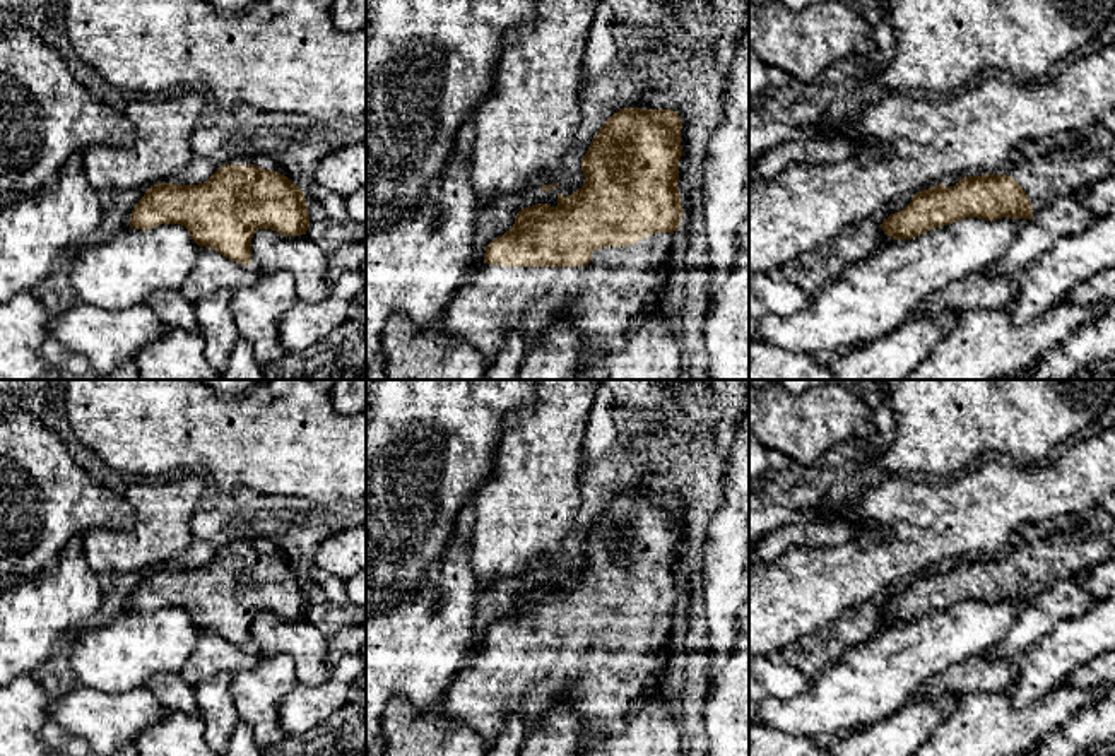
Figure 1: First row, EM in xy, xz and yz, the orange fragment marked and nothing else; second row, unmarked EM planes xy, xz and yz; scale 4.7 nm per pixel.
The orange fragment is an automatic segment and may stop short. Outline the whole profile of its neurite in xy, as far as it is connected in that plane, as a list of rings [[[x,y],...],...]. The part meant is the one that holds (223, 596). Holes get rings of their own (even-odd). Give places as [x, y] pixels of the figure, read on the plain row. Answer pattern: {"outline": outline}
{"outline": [[[226,547],[198,568],[159,566],[133,590],[130,611],[181,607],[198,629],[251,647],[251,621],[258,612],[284,619],[306,617],[306,582],[287,559],[253,547]]]}

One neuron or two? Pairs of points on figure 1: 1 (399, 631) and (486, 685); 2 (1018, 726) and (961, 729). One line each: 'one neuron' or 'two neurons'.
1: two neurons
2: one neuron

